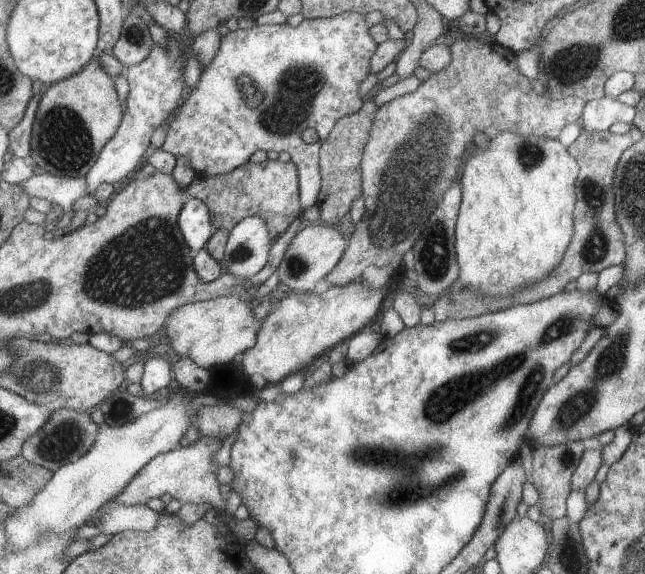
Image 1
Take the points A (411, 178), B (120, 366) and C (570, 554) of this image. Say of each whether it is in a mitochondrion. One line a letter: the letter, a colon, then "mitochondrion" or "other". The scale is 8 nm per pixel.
A: mitochondrion
B: other
C: other

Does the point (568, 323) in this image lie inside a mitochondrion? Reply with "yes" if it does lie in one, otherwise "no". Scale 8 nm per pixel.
yes

